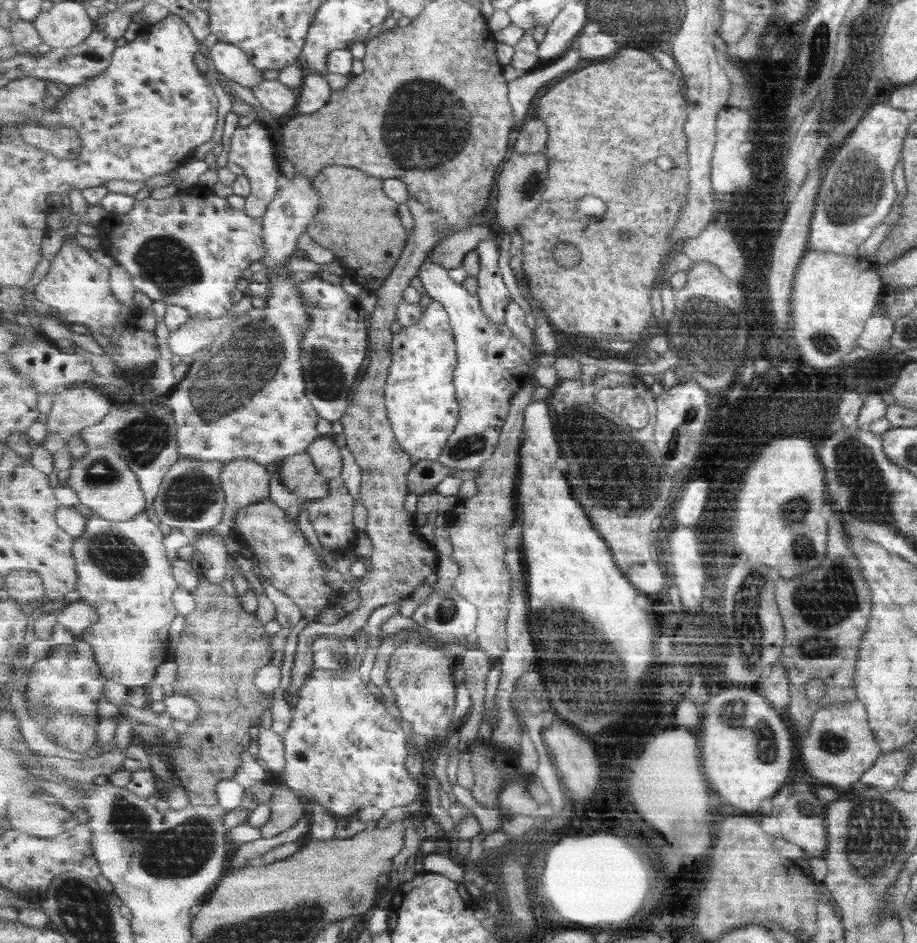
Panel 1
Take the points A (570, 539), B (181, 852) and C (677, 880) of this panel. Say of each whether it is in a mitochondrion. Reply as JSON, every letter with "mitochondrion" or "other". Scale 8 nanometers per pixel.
{"A":"other","B":"mitochondrion","C":"other"}

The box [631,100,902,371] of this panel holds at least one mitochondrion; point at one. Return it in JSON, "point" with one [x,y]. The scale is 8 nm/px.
{"point":[853,196]}

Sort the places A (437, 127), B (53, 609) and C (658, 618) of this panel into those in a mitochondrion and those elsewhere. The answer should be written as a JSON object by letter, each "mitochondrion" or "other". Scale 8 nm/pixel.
{"A":"mitochondrion","B":"other","C":"other"}

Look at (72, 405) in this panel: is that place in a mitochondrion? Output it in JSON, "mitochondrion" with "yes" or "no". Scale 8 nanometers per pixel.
{"mitochondrion":"no"}

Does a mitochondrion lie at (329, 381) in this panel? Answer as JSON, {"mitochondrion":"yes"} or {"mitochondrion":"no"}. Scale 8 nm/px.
{"mitochondrion":"yes"}

